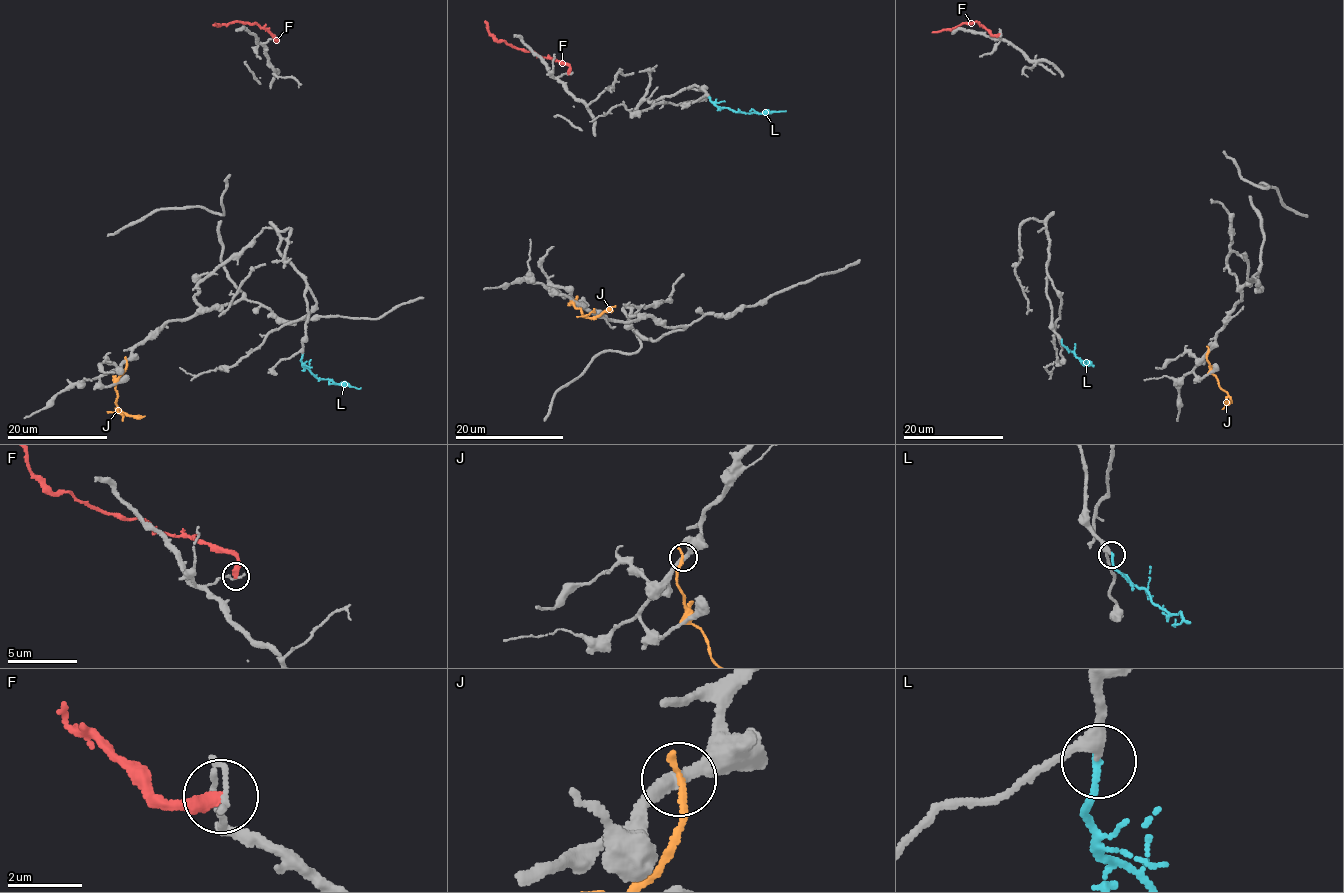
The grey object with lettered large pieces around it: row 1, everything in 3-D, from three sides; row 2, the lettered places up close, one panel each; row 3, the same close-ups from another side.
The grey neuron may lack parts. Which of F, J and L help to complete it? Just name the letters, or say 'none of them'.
L

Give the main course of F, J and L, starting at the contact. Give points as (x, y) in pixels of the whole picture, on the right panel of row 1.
F: (1000, 34), (994, 35), (976, 22), (932, 32)
J: (1209, 350), (1206, 360), (1211, 371), (1230, 399), (1225, 402)
L: (1061, 340), (1075, 356), (1092, 365)

